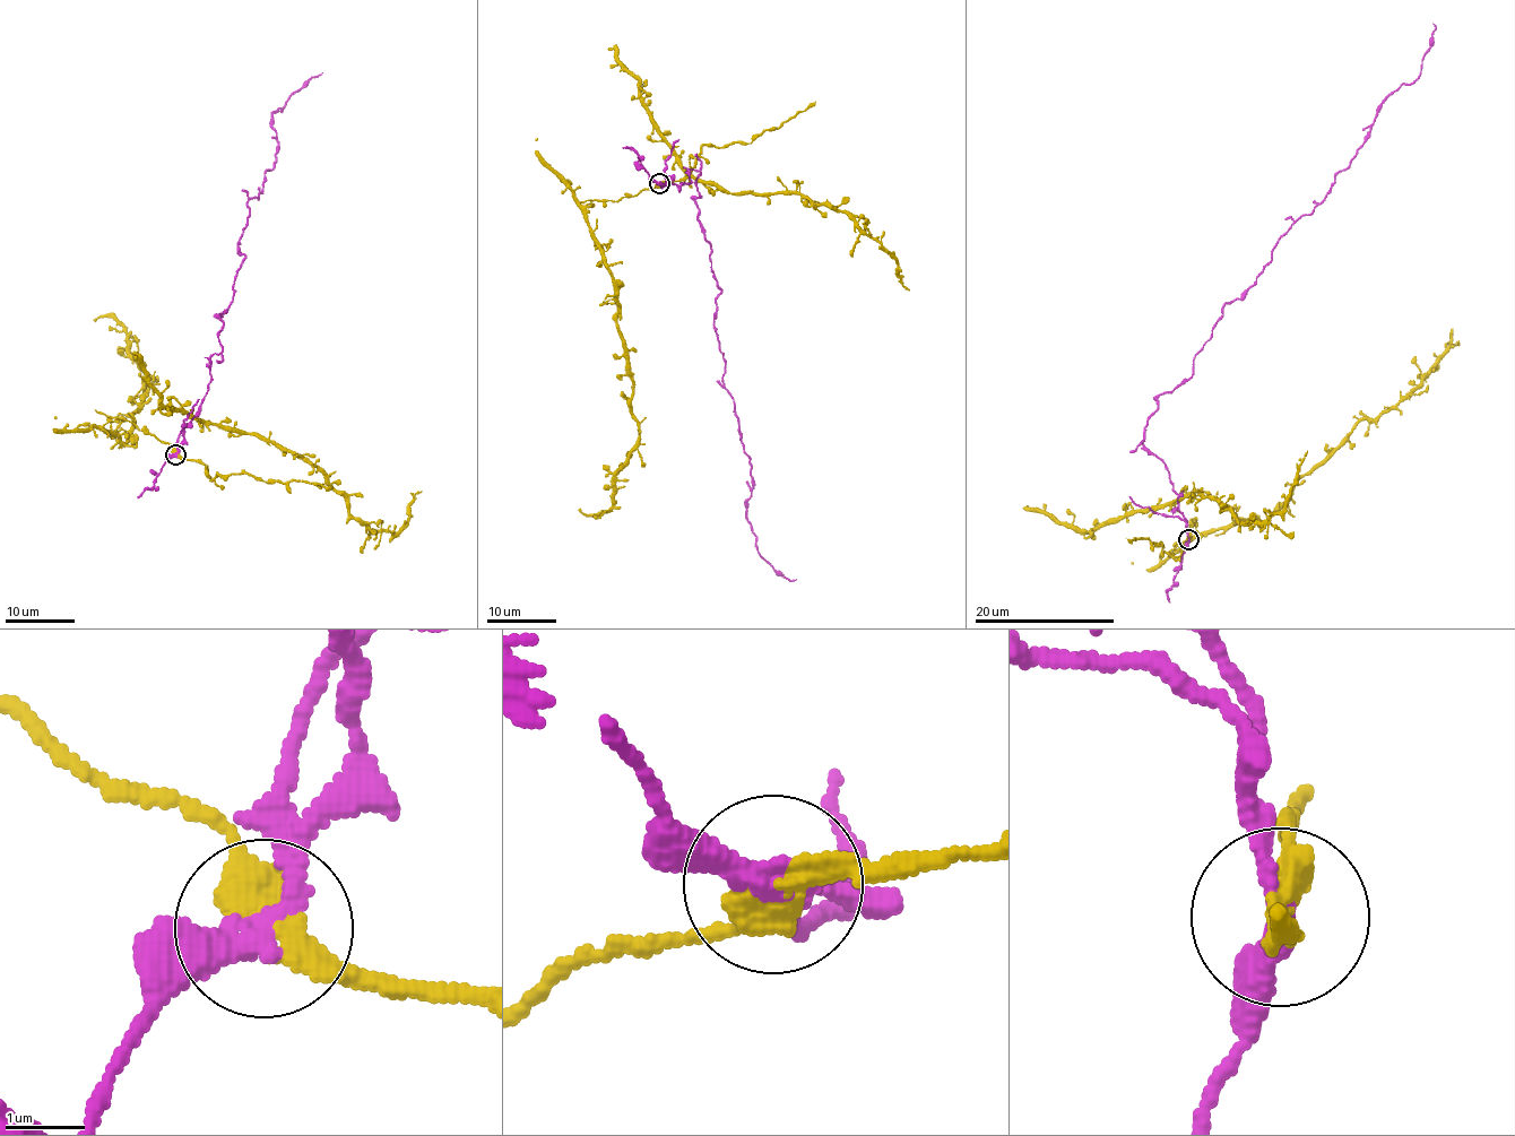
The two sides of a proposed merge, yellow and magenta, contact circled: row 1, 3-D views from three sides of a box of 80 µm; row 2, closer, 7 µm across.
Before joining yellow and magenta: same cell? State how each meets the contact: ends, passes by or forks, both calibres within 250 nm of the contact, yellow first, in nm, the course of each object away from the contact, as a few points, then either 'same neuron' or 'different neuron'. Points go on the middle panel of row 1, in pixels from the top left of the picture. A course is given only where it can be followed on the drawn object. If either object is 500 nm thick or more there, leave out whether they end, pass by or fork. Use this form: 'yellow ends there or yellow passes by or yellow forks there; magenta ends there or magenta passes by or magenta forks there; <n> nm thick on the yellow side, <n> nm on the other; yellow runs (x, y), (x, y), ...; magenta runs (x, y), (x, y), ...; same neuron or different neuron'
yellow passes by; magenta passes by; 340 nm thick on the yellow side, 280 nm on the other; yellow runs (659, 184), (586, 206), (589, 233), (617, 304), (639, 432), (616, 475), (609, 508), (591, 514), (578, 509); magenta runs (659, 183), (701, 172), (721, 381), (753, 483), (746, 517), (760, 553), (796, 579); different neuron

